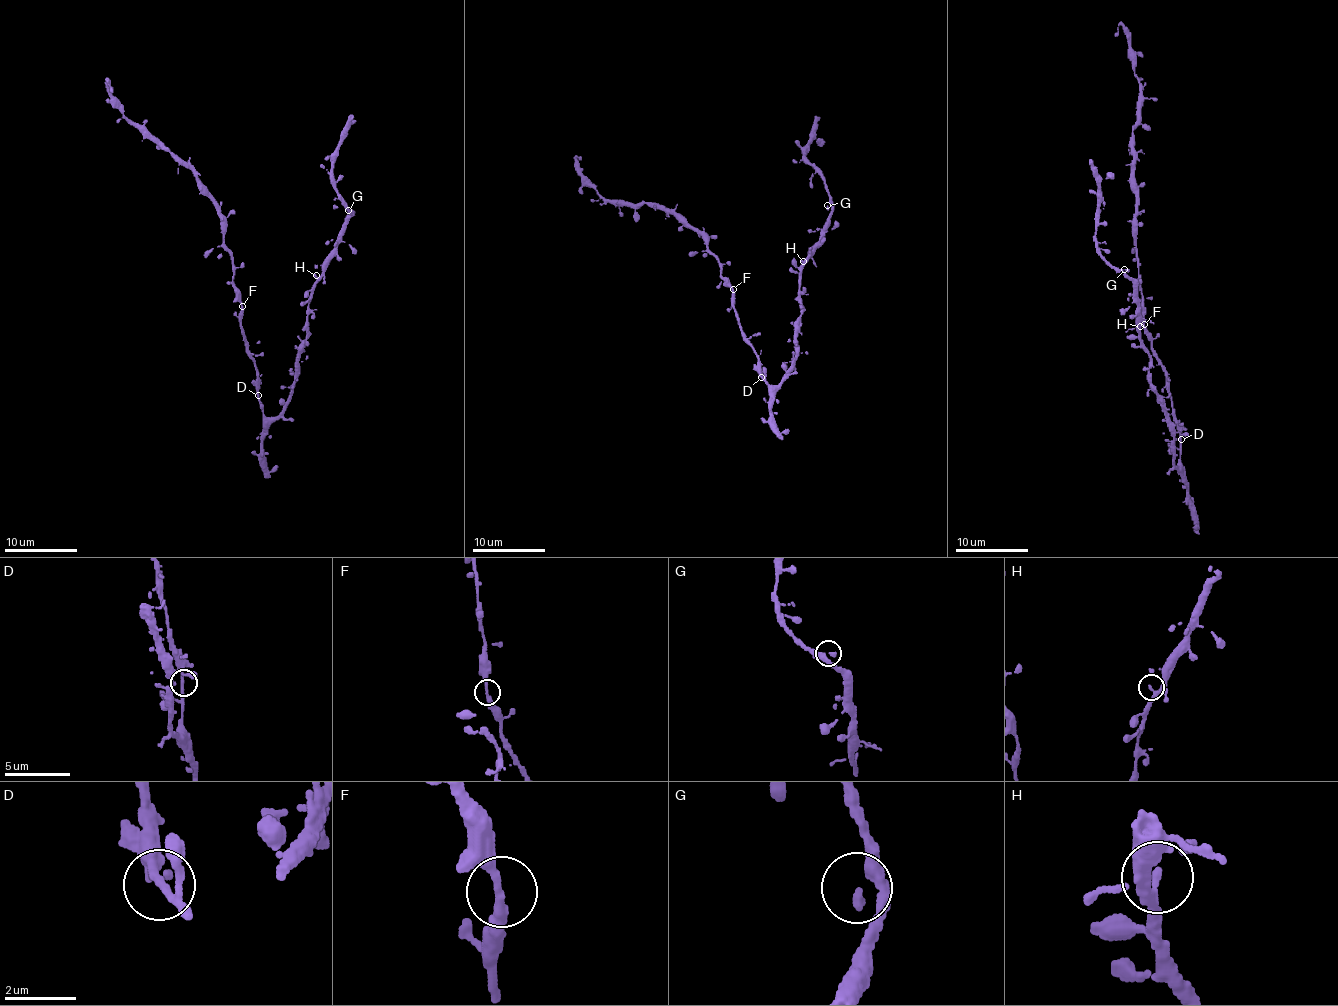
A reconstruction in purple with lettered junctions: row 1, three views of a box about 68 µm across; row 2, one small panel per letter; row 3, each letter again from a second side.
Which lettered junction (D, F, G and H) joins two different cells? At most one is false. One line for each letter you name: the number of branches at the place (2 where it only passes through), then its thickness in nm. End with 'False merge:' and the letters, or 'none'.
False merge: none

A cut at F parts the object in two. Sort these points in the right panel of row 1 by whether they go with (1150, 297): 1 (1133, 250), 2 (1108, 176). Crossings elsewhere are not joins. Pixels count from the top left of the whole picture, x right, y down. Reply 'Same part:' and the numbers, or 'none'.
Same part: 1

